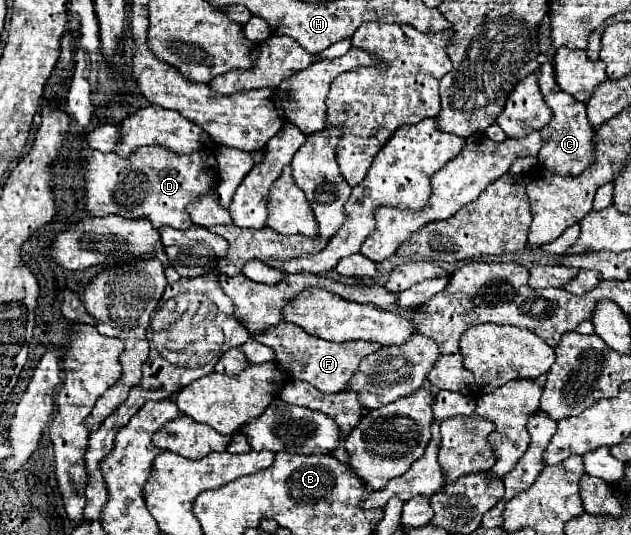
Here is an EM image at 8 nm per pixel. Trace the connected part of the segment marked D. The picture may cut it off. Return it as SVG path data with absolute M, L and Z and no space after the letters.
M142 146L136 154L132 154L132 158L120 158L114 152L92 152L84 168L84 204L92 216L118 214L134 220L146 218L154 228L168 224L184 230L192 226L186 204L210 190L214 180L208 172L216 172L216 158L206 150L176 154L162 146Z

